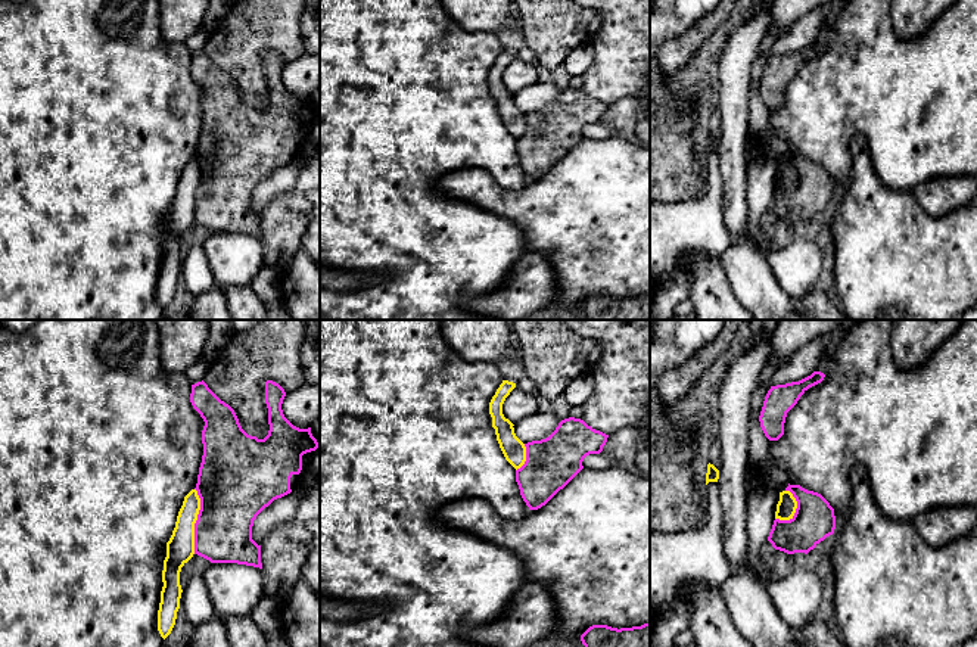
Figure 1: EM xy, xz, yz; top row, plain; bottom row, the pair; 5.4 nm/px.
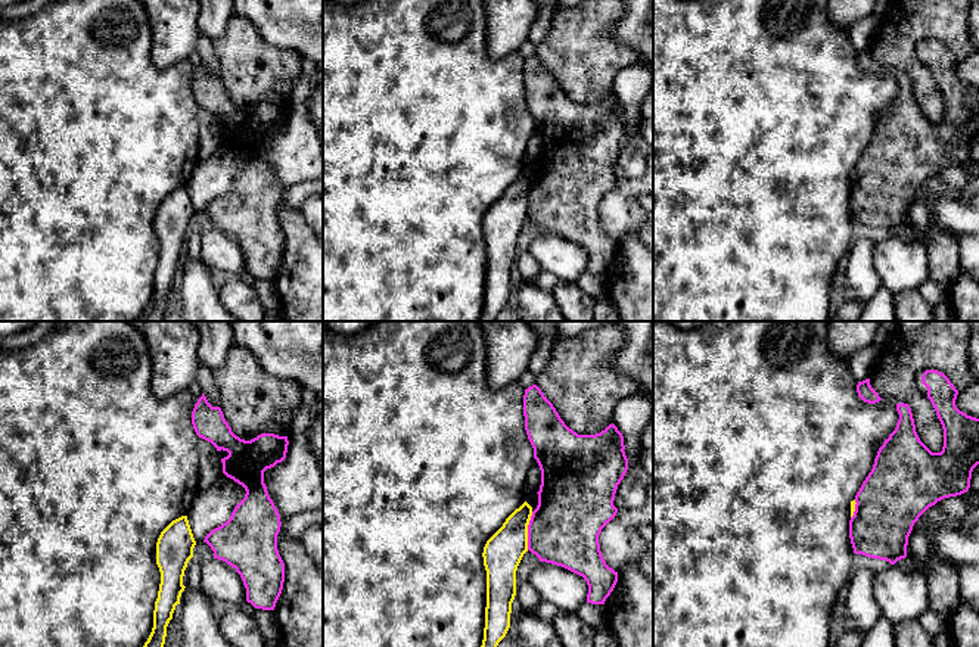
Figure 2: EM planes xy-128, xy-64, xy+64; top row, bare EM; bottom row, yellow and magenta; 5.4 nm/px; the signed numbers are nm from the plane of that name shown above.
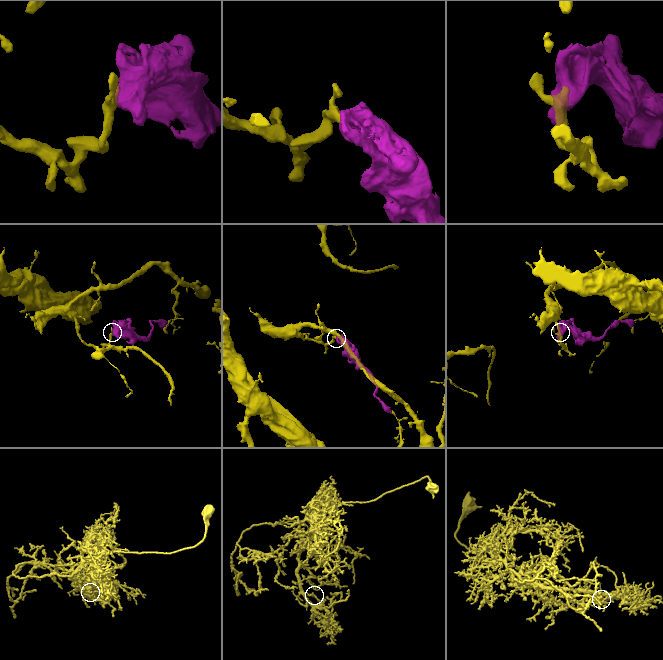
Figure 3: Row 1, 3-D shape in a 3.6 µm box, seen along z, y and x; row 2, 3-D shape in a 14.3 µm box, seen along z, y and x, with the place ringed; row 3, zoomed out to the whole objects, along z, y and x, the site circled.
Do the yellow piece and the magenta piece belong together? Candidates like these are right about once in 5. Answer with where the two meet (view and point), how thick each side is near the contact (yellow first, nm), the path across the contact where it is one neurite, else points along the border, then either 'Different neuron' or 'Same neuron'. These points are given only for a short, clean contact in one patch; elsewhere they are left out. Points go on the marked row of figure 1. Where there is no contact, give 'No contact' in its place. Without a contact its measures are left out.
Touches yellow at xy (196, 519). Thickness 160 nm (yellow) against 360 nm. Boundary: xy (195, 488), (199, 497), (199, 513), (195, 523), (193, 553). Different neuron

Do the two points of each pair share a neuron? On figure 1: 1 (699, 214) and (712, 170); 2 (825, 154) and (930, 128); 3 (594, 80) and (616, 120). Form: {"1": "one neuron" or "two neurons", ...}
{"1": "one neuron", "2": "one neuron", "3": "two neurons"}

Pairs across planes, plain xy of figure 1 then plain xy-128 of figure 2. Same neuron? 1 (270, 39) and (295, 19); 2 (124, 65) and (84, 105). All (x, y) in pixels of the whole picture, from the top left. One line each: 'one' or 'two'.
1: two
2: one

